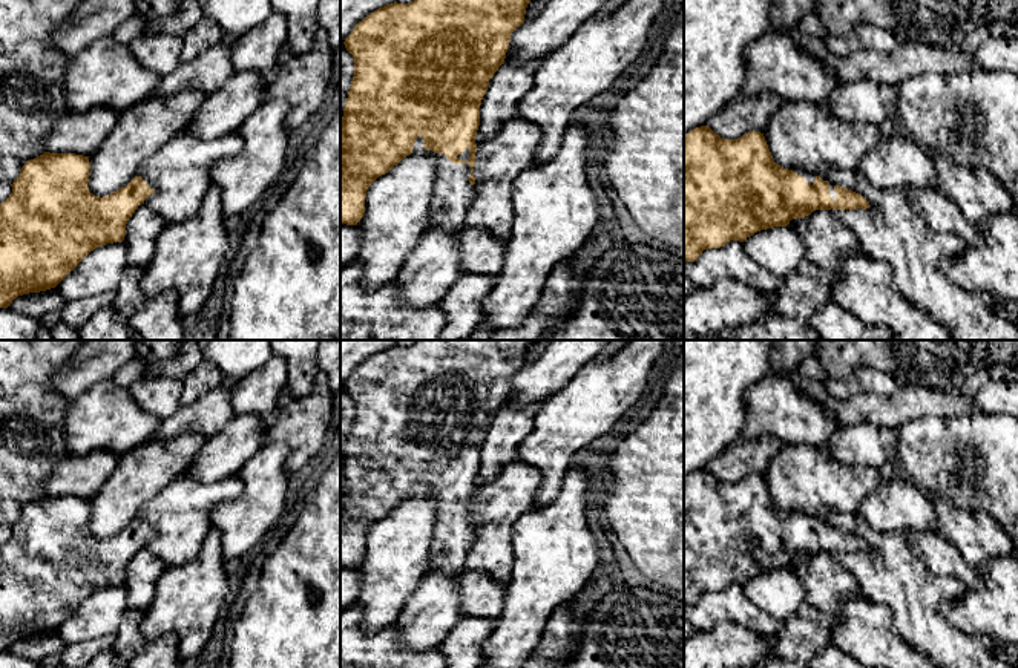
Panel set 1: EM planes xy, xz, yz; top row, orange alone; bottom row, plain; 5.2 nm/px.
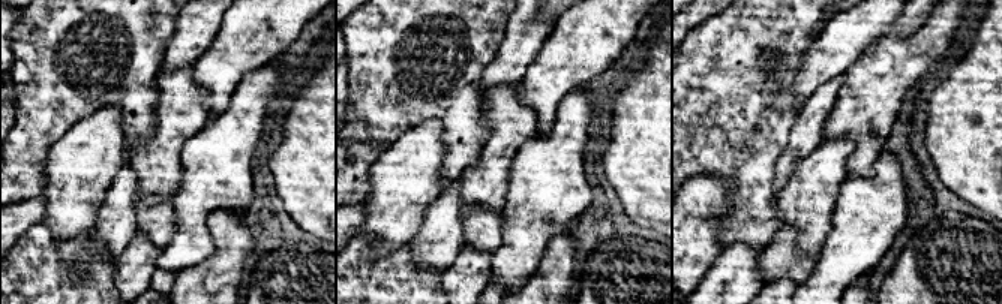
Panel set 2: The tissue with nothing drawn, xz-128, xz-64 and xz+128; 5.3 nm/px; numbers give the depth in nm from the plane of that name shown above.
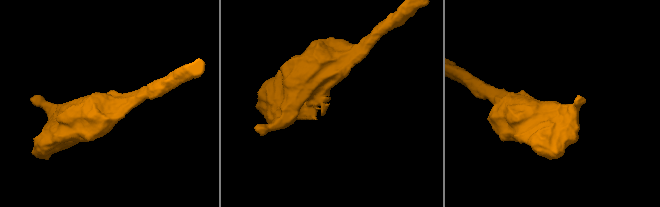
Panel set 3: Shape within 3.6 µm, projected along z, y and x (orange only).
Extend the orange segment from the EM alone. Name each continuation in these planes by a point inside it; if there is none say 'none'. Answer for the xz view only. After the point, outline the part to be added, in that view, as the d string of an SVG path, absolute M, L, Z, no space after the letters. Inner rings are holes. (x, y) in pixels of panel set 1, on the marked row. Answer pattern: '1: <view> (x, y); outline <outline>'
1: xz (453, 192); outline M438 153L438 161L428 228L437 225L446 231L460 231L474 190L469 182L471 165L452 164L445 153Z

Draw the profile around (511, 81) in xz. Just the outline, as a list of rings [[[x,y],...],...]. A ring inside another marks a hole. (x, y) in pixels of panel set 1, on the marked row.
[[[534,57],[523,63],[506,63],[498,67],[481,100],[477,146],[494,138],[500,124],[515,115],[518,101],[530,90],[534,75],[543,60],[544,57]]]

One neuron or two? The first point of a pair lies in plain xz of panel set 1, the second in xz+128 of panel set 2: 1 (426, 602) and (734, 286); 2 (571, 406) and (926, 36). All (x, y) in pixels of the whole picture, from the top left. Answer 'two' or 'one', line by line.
1: one
2: one

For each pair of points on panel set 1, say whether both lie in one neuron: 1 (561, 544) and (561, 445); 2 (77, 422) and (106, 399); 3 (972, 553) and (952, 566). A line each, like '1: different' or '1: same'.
1: different
2: same
3: different

